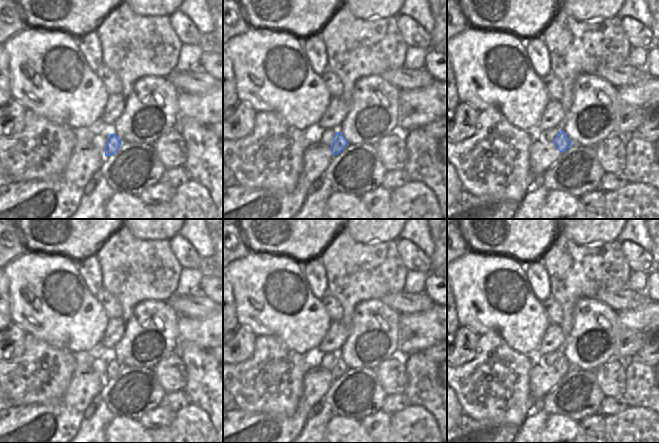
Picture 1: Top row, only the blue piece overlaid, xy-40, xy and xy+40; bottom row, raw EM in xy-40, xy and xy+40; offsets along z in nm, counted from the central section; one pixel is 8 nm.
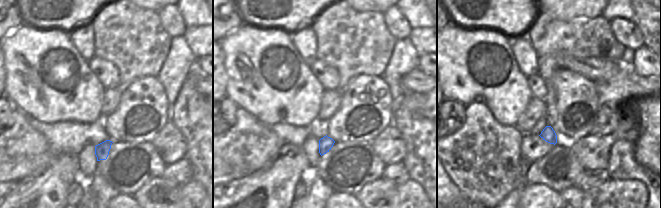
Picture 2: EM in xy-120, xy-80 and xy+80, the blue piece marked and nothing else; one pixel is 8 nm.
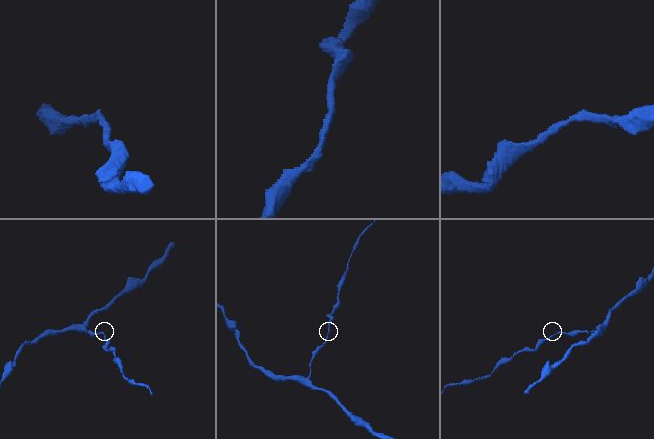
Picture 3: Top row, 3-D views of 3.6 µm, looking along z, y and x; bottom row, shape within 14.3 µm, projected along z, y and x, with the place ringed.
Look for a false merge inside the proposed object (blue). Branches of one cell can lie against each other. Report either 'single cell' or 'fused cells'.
single cell

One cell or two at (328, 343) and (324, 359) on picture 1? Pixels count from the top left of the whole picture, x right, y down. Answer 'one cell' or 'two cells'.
two cells

